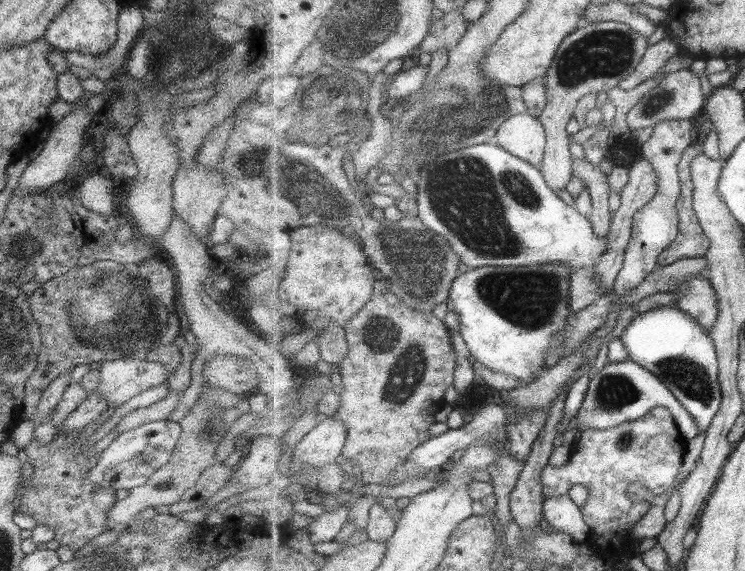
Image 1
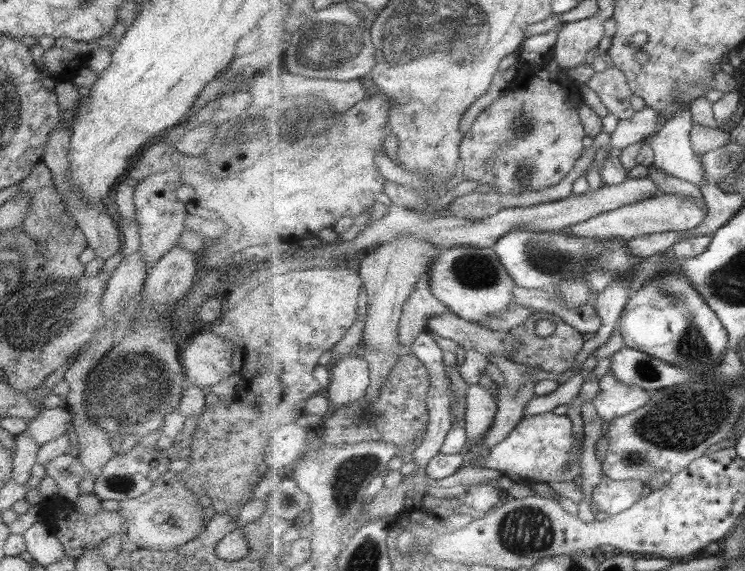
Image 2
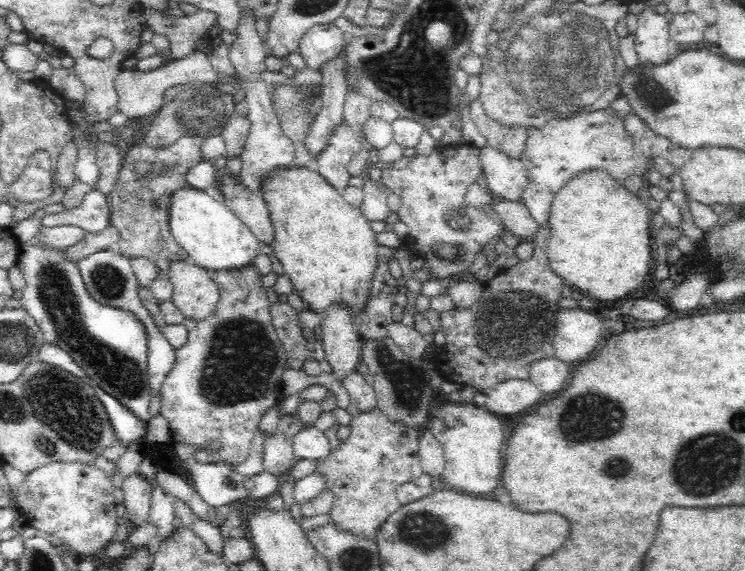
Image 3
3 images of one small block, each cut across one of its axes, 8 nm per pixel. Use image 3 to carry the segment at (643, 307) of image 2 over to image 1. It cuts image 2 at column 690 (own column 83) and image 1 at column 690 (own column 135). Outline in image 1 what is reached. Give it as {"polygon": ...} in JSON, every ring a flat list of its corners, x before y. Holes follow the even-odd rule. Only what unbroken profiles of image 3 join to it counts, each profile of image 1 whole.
{"polygon":[[667,305,641,313,629,324,620,340,625,345,630,359,640,363,647,370,653,371,653,374,662,379,673,395,680,400,681,405,695,417,701,429,701,434,687,443,685,461,673,487,665,491,663,495,655,496,649,513,633,527,629,539,631,543,635,543,643,537,657,538,665,530,668,524,665,520,665,506,671,494,677,490,677,486,689,477,697,466,697,460,701,458,706,443,708,428,724,402,724,392,720,384,719,358,717,358,717,347,713,343,712,334,691,314,680,310,677,306]]}

